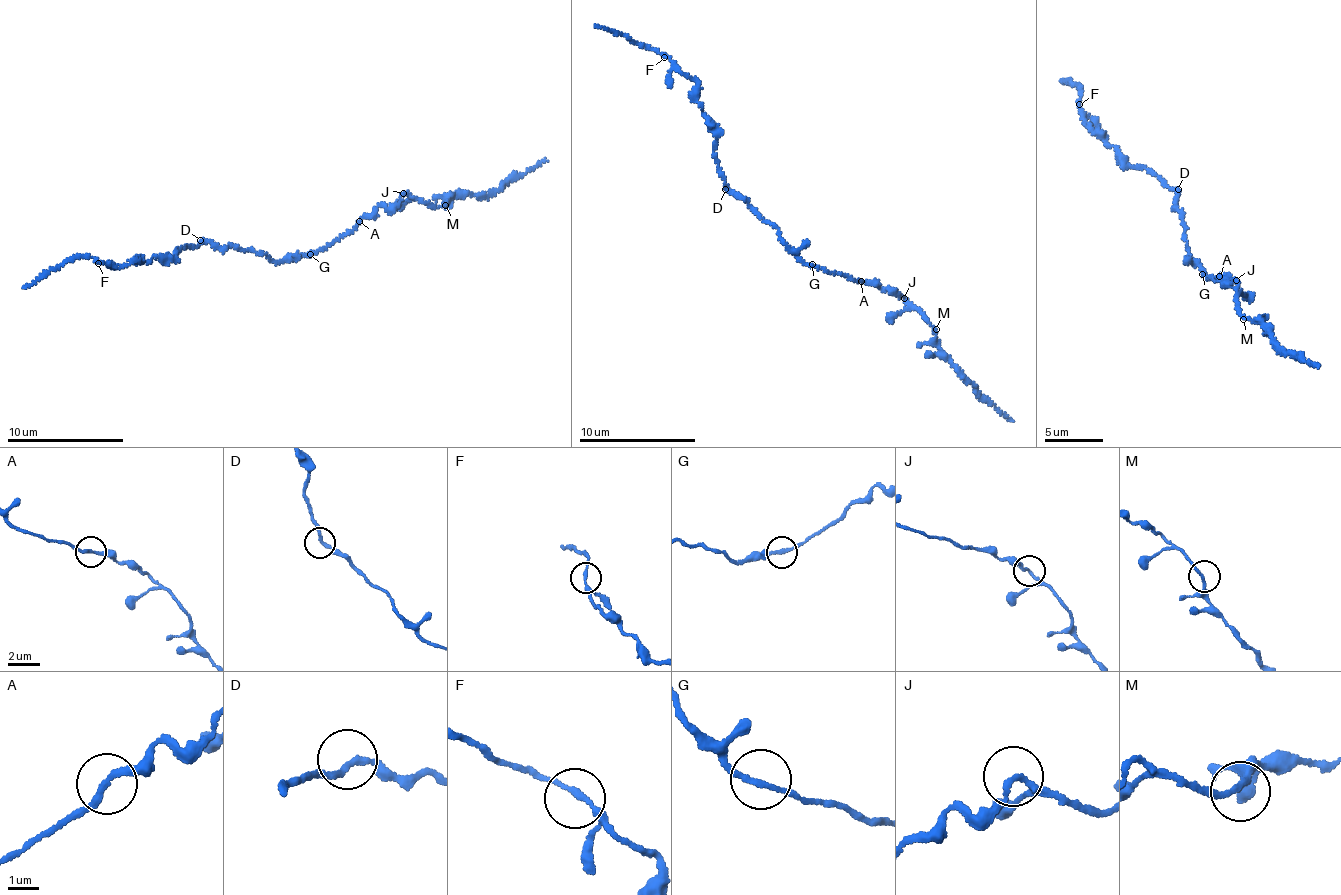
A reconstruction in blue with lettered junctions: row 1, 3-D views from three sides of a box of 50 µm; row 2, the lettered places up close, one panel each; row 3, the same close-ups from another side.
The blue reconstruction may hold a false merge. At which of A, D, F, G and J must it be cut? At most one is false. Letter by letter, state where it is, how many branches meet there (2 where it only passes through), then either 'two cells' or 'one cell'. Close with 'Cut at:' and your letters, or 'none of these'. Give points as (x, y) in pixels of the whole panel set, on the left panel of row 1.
A: place (359, 221); branches 2; one cell
D: place (200, 240); branches 2; one cell
F: place (98, 263); branches 2; one cell
G: place (310, 254); branches 2; one cell
J: place (403, 193); branches 2; one cell
Cut at: none of these

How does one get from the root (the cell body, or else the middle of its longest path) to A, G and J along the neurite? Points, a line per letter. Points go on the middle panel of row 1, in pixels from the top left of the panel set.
A: (782, 239), (806, 264), (862, 280)
G: (782, 239), (806, 264), (812, 264)
J: (782, 239), (806, 264), (890, 290), (905, 298)

